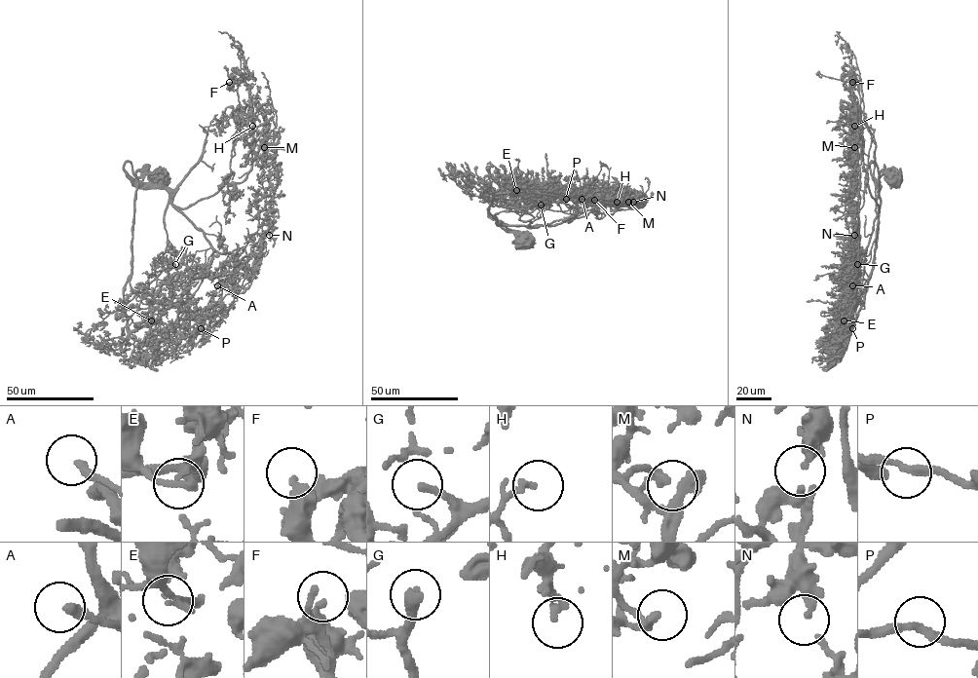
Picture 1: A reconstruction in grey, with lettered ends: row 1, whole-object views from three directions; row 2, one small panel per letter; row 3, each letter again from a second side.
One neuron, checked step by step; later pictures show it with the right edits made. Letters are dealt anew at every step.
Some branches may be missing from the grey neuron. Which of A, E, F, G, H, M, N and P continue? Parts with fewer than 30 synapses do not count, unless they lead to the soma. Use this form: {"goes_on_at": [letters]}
{"goes_on_at": ["A", "G", "H", "M"]}

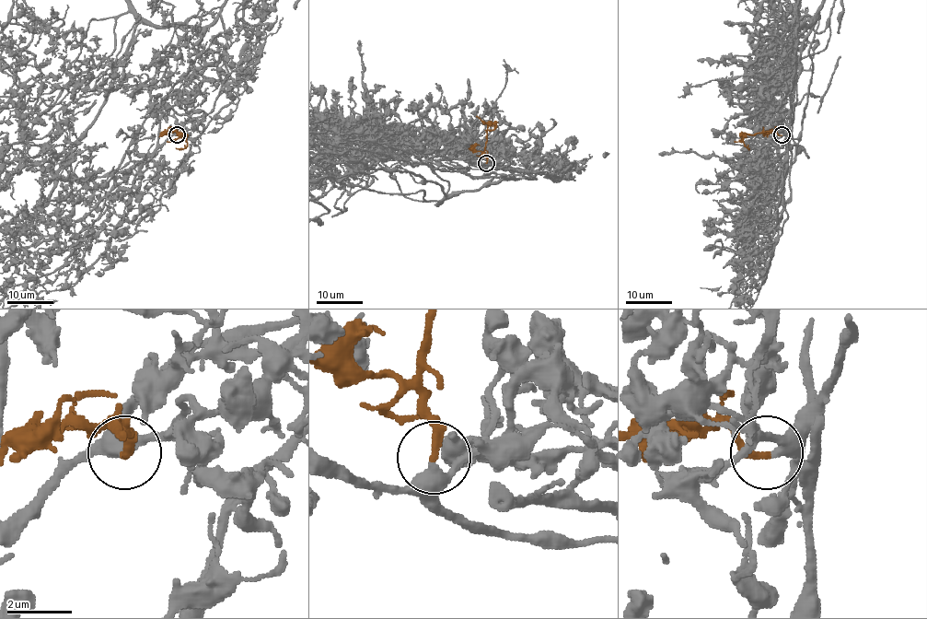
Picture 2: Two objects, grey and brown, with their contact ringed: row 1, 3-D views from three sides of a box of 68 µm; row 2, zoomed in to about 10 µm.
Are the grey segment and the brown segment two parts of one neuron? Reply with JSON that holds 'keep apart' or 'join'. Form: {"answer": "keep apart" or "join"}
{"answer": "join"}

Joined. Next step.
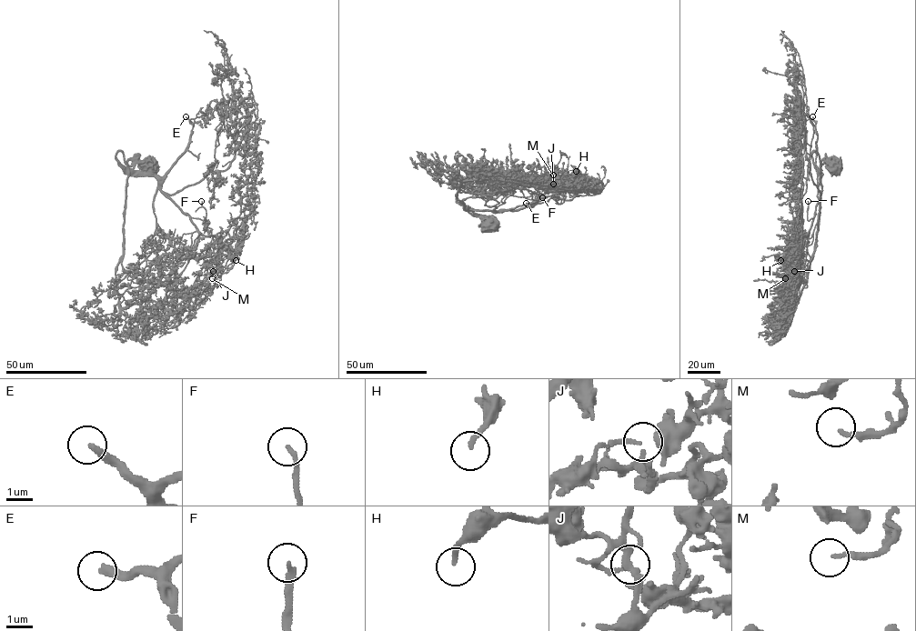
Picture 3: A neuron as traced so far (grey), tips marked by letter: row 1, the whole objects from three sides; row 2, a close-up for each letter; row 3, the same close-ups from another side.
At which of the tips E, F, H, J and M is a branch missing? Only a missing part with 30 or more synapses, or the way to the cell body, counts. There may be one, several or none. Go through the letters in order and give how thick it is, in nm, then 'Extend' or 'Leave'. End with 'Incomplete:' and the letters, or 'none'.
E: Thickness 280 nm. Extend
F: Thickness 180 nm. Extend
H: Thickness 190 nm. Extend
J: Thickness 140 nm. Leave
M: Thickness 150 nm. Leave
Incomplete: E, F, H

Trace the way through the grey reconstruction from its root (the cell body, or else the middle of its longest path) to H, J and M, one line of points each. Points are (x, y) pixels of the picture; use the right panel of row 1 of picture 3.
H: (833, 168), (825, 163), (820, 167), (821, 192), (810, 228), (806, 235), (800, 232), (799, 254), (780, 260)
J: (833, 168), (825, 163), (820, 167), (820, 196), (811, 227), (800, 239), (797, 277), (794, 271)
M: (833, 168), (825, 163), (820, 167), (821, 192), (811, 227), (800, 239), (798, 276), (783, 273), (785, 278)

